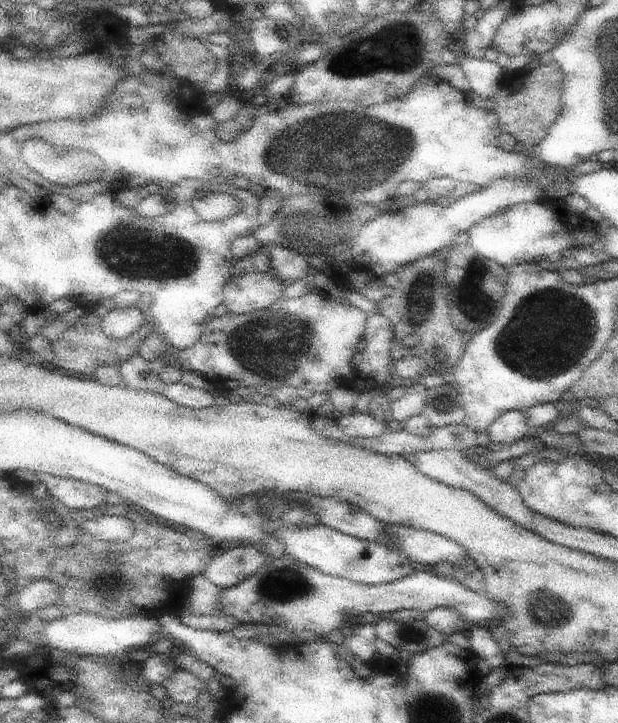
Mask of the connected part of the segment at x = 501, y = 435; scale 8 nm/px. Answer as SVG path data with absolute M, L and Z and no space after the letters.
M510 411L498 417L488 430L489 438L498 444L512 445L514 442L521 441L528 437L531 424L528 414L522 411Z

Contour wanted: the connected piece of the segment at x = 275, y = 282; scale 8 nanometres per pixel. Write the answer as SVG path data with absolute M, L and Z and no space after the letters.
M246 273L230 279L223 290L223 303L235 314L268 308L281 296L285 283L273 273Z

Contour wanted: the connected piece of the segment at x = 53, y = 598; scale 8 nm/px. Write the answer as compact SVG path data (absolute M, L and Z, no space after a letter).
M49 580L32 581L25 587L16 587L16 590L19 606L25 614L55 605L60 598L58 586L54 586L54 581Z

